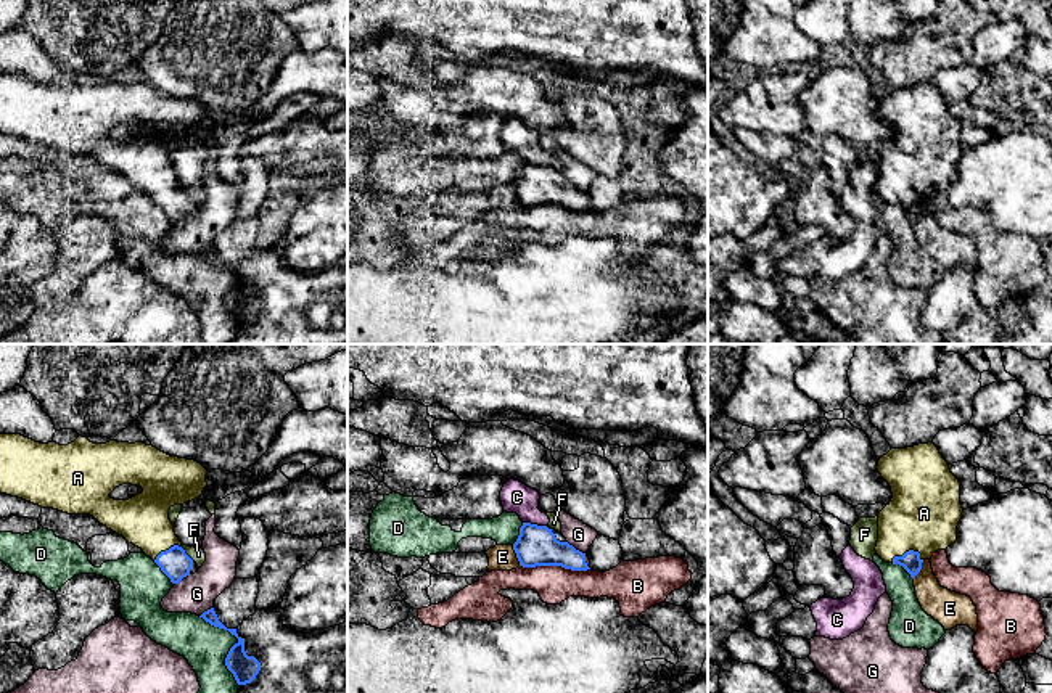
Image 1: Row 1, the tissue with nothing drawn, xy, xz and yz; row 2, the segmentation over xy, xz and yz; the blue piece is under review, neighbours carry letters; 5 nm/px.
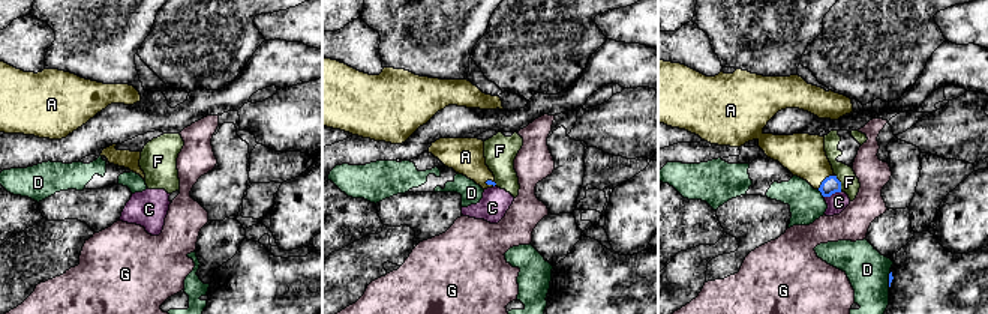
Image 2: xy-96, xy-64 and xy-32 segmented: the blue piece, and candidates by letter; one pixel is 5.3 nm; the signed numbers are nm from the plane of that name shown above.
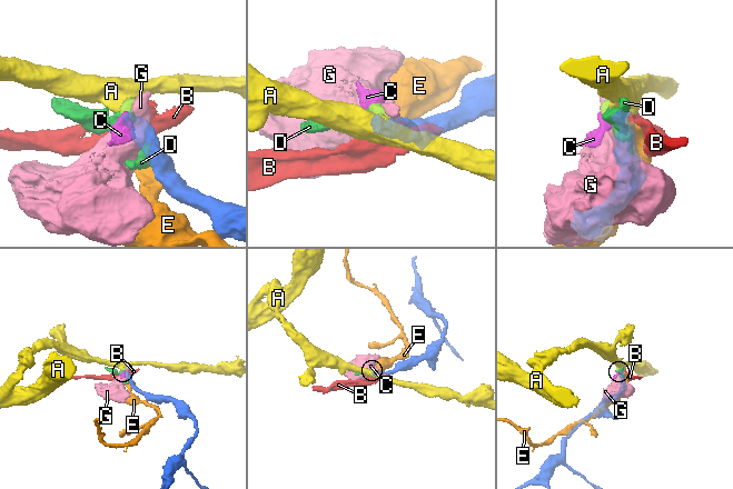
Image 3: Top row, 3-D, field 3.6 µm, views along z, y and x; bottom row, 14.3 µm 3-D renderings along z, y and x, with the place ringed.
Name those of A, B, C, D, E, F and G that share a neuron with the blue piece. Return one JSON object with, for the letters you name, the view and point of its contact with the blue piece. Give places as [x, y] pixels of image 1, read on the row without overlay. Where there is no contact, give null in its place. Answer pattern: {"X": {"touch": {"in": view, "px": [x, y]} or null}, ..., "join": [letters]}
{"A": {"touch": {"in": "yz", "px": [906, 192]}}, "join": ["A"]}

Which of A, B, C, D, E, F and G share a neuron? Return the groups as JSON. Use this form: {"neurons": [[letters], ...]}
{"neurons": [["A"], ["B"], ["C", "F"], ["D"], ["E"], ["G"]]}

